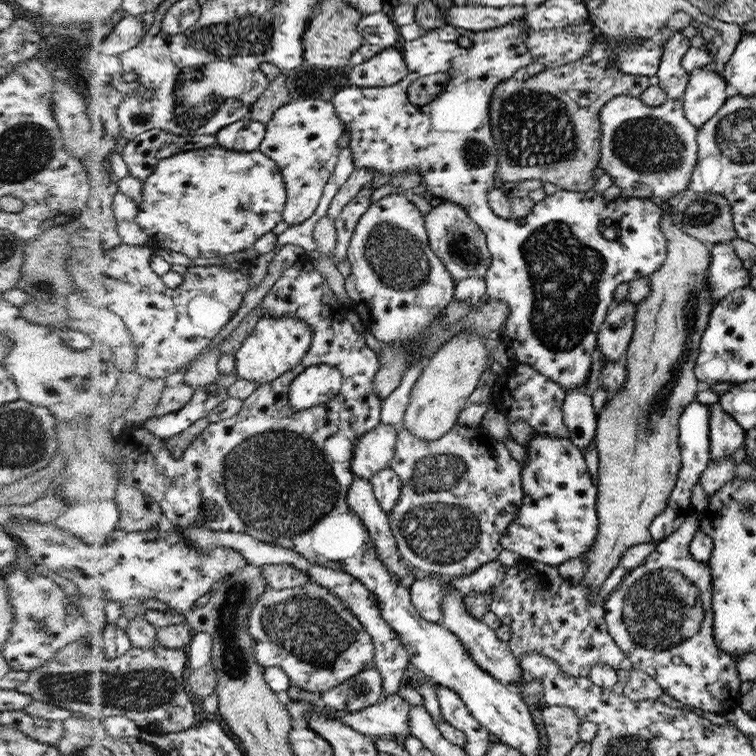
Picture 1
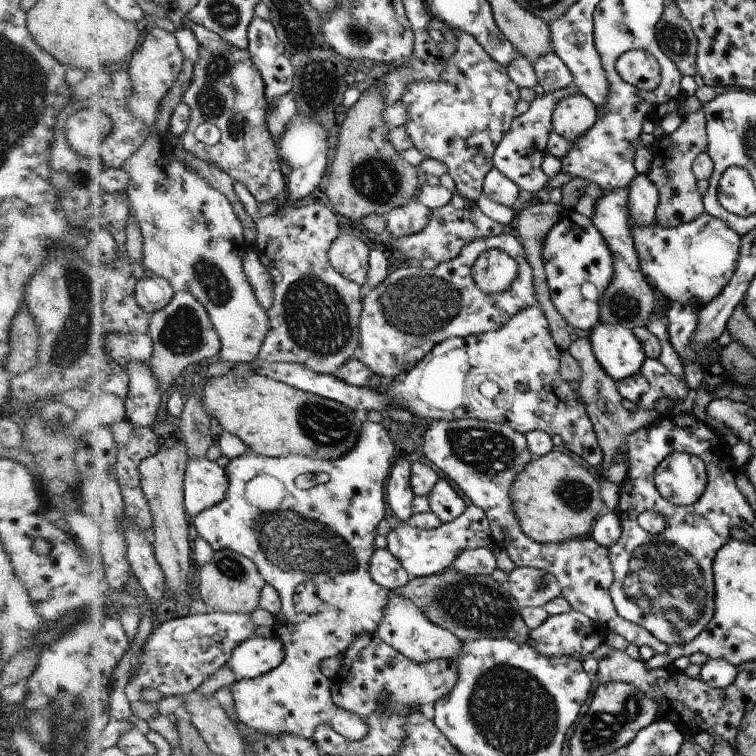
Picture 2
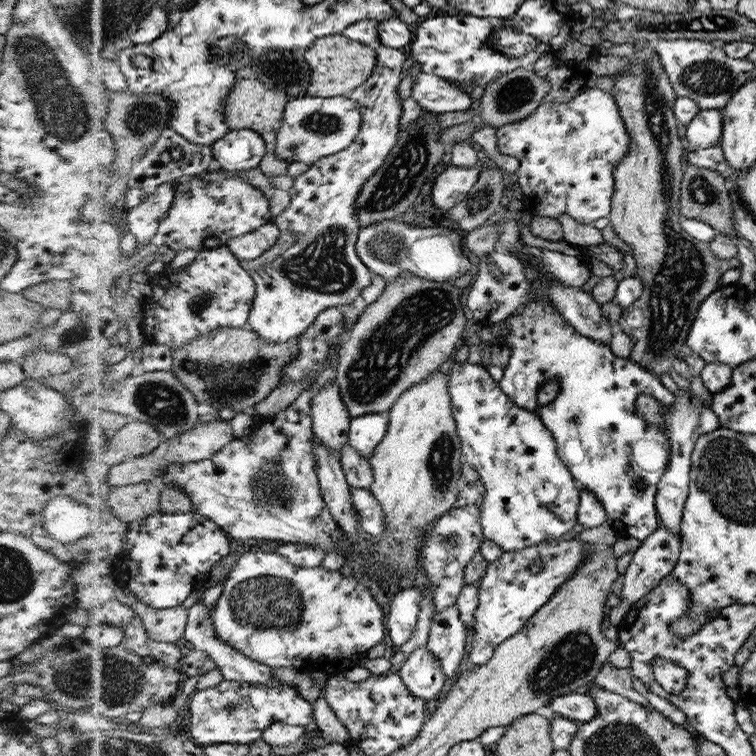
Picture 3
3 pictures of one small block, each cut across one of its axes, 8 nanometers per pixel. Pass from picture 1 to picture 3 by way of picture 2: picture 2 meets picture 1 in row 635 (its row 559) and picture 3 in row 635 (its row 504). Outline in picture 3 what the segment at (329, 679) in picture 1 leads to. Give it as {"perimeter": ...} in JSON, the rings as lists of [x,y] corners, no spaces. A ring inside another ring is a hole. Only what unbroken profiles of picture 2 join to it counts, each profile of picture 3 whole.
{"perimeter":[[[249,551],[241,555],[236,562],[232,571],[224,582],[224,591],[221,597],[214,605],[214,623],[217,635],[228,644],[231,644],[236,650],[246,653],[250,658],[258,660],[258,662],[267,664],[274,668],[284,668],[284,666],[293,666],[296,669],[311,672],[312,670],[320,670],[325,674],[333,677],[334,675],[343,674],[346,670],[358,667],[361,664],[362,658],[366,658],[366,652],[380,644],[382,640],[387,640],[386,630],[384,629],[384,612],[380,605],[368,591],[368,588],[358,582],[354,577],[344,577],[340,570],[328,571],[320,566],[318,568],[310,568],[304,566],[296,566],[292,564],[288,557],[282,556],[277,551]]]}

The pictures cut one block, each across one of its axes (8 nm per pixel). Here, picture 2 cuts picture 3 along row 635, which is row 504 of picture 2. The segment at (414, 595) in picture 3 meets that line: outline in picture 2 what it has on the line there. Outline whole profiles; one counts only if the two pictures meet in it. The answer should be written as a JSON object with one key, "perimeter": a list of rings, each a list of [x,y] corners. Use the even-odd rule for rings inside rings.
{"perimeter":[[[400,456],[392,466],[390,480],[386,487],[386,506],[390,506],[398,520],[403,523],[412,516],[412,500],[415,494],[411,487],[411,464],[405,456]]]}

